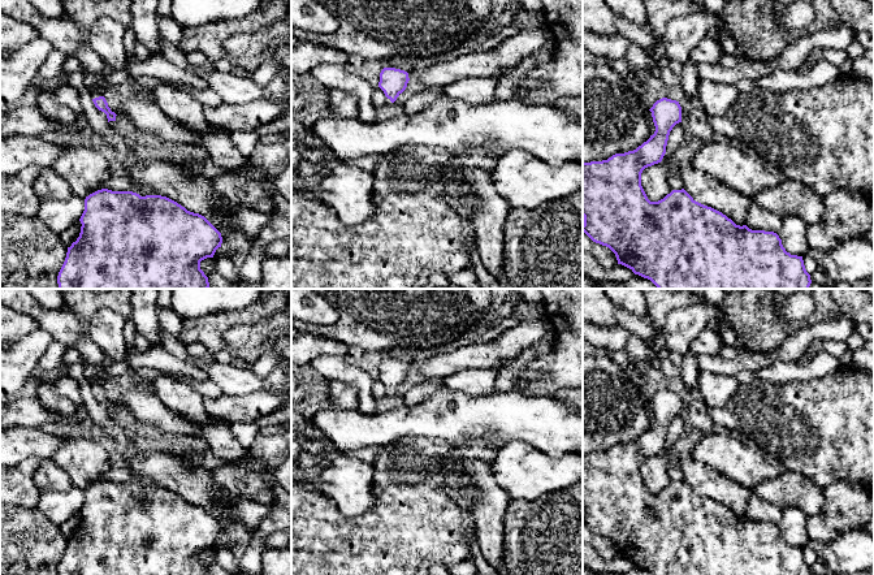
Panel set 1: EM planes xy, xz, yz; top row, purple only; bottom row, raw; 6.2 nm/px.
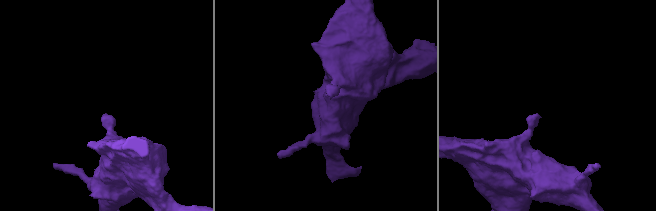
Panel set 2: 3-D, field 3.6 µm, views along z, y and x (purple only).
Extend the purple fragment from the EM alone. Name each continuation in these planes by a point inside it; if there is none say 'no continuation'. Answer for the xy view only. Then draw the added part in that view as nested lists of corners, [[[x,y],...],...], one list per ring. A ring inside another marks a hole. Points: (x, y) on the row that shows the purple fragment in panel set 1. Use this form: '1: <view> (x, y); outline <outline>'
1: xy (91, 81); outline [[[86,69],[82,73],[85,78],[85,86],[90,90],[92,99],[103,96],[100,94],[100,90],[96,88],[96,86],[99,85],[100,77]]]

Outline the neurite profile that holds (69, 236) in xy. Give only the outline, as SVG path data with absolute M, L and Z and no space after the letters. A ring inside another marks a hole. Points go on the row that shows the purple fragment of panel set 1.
M72 225L66 230L64 230L60 235L61 242L65 245L65 247L70 247L73 242L77 241L81 233L81 226Z

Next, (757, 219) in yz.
M752 202L747 211L745 225L752 230L774 232L778 234L782 230L783 219Z

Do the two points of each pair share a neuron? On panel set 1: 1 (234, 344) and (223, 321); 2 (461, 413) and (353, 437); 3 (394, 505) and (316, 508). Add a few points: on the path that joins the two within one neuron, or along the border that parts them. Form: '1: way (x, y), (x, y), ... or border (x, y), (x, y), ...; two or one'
1: border (232, 325), (224, 333), (226, 349); two
2: way (433, 420), (410, 420), (380, 429); one
3: way (375, 524), (336, 526); one

